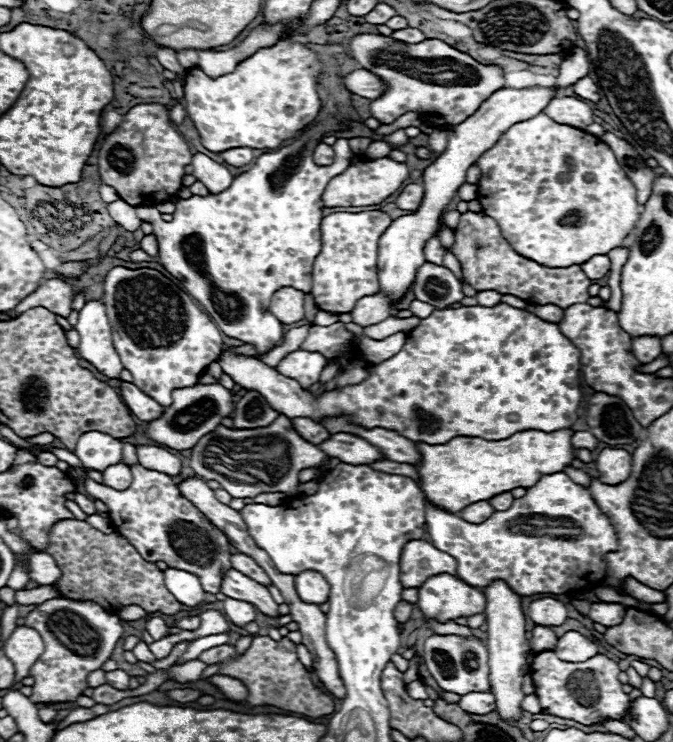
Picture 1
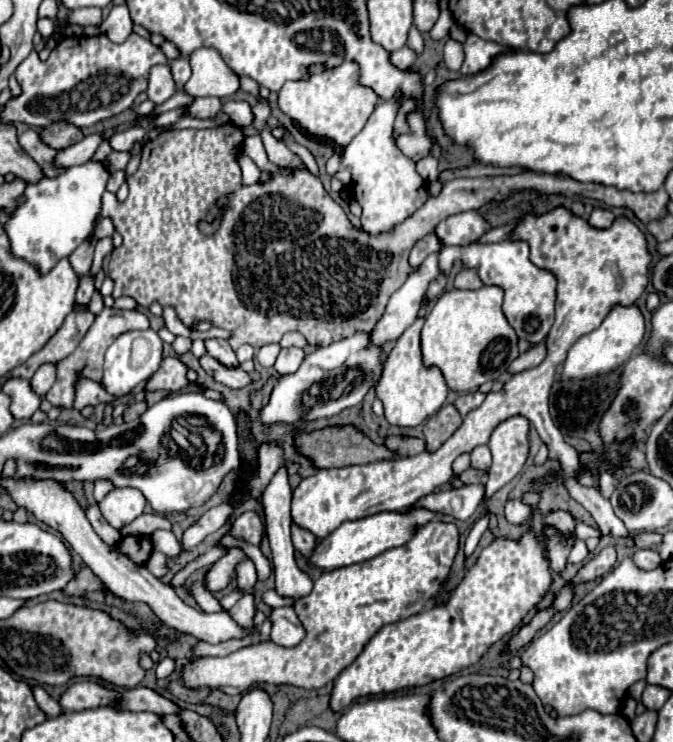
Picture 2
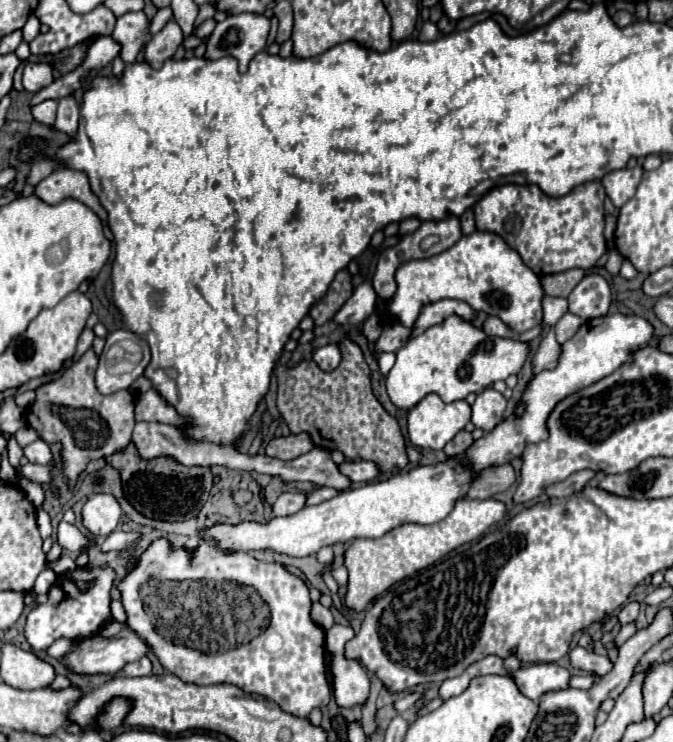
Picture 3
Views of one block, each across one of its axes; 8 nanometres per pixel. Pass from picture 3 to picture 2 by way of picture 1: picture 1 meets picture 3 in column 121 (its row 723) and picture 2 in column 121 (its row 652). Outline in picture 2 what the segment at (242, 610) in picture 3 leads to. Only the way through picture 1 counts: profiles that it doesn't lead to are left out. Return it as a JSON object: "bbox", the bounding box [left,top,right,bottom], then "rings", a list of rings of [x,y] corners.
{"bbox":[114,536,152,566],"rings":[[[124,536],[114,550],[118,554],[126,554],[138,566],[144,566],[152,554],[152,540],[148,536]]]}

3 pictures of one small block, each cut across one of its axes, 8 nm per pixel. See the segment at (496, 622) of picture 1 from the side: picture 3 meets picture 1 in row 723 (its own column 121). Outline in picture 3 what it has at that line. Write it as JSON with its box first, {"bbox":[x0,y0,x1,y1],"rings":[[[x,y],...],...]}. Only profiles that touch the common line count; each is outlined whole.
{"bbox":[82,494,122,536],"rings":[[[94,494],[82,508],[82,522],[94,536],[108,536],[116,530],[122,508],[112,494]]]}

